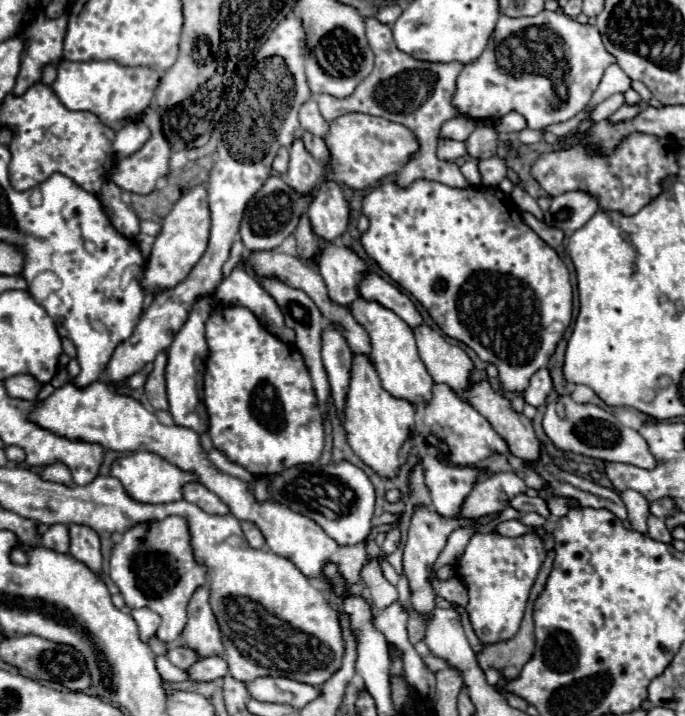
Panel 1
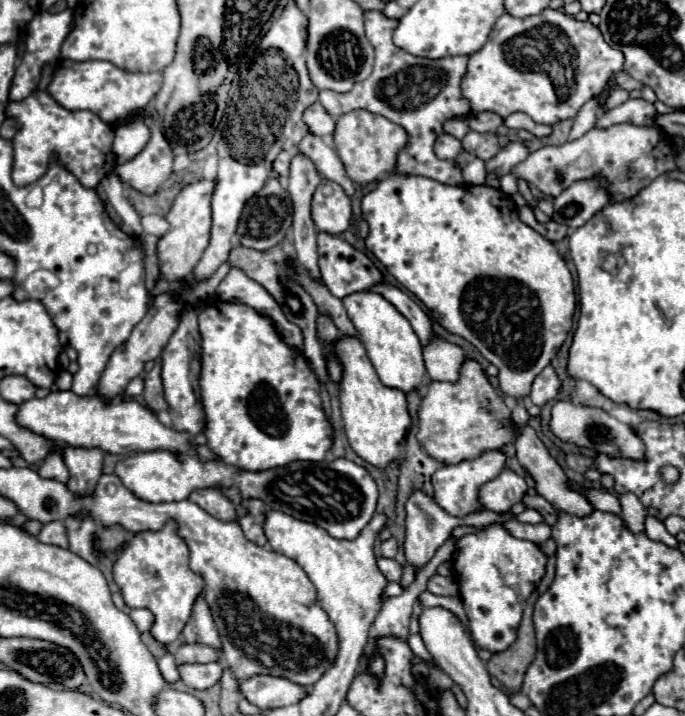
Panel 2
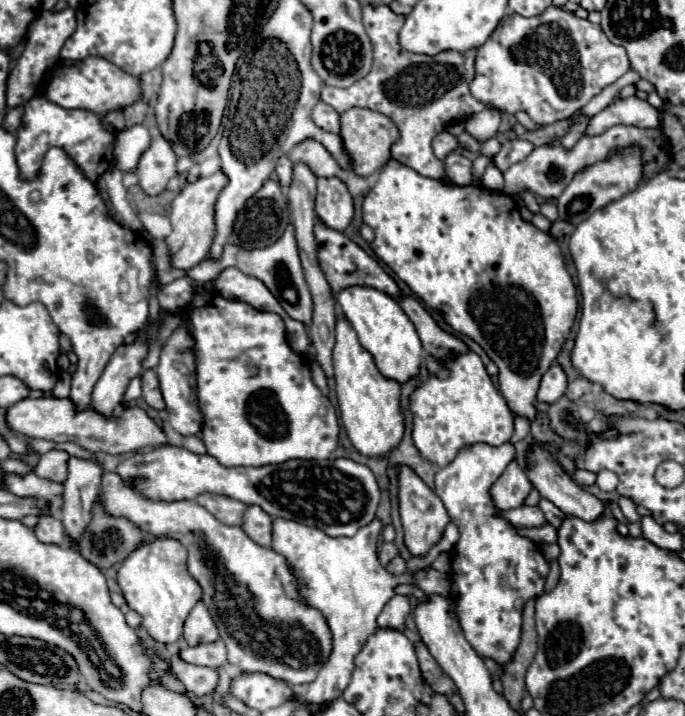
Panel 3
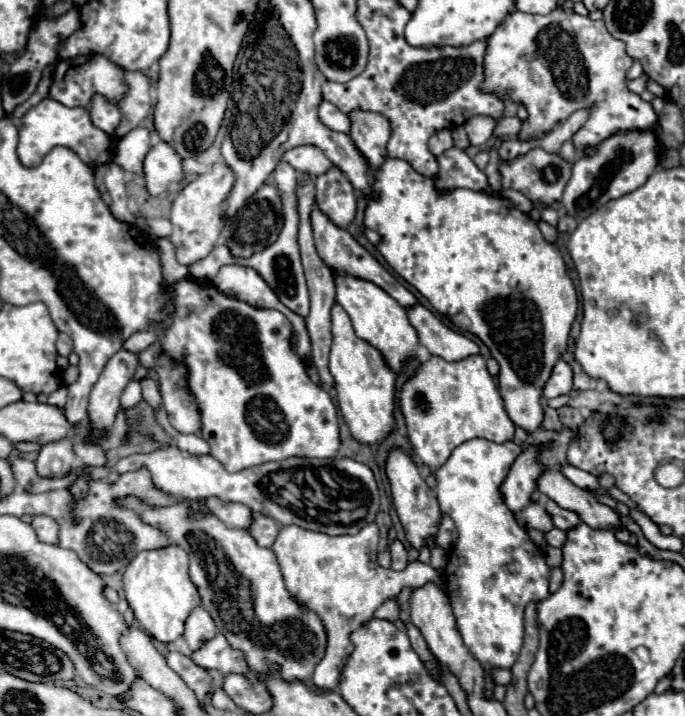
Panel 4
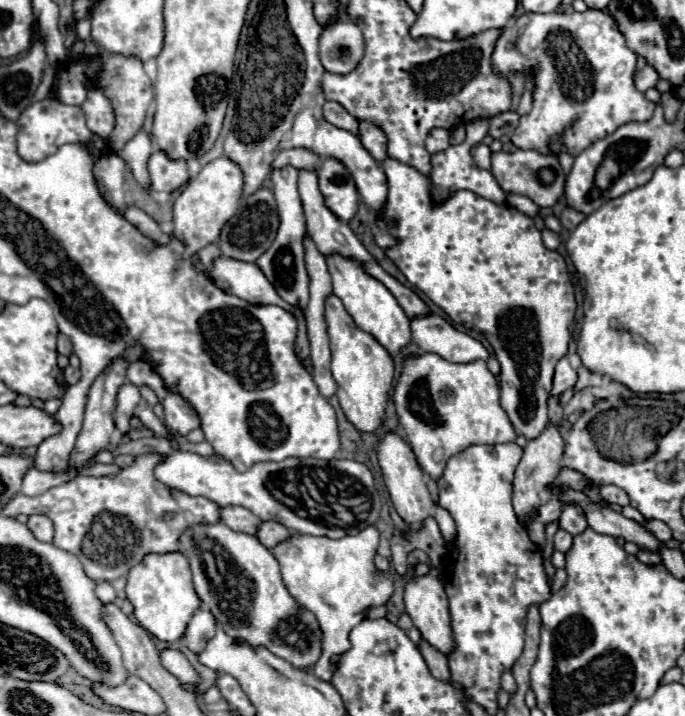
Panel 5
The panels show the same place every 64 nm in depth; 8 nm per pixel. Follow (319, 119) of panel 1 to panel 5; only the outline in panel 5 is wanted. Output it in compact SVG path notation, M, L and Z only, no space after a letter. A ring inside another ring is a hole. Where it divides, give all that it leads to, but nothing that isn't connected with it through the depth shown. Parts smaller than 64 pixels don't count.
M326 102L324 104L324 118L330 122L330 124L334 124L334 126L338 126L338 128L344 128L344 130L348 130L348 132L352 132L352 134L358 134L358 122L348 114L348 110L342 106L342 104L338 104L338 102Z

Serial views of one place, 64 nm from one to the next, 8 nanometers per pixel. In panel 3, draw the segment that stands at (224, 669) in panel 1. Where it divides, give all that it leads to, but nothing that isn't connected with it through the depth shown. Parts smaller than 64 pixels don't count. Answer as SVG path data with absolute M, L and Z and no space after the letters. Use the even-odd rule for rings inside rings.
M174 654L170 658L170 666L172 666L172 672L176 672L180 682L186 686L186 690L192 692L198 698L210 694L216 688L218 672L214 668L204 668L204 666L188 664L178 654Z

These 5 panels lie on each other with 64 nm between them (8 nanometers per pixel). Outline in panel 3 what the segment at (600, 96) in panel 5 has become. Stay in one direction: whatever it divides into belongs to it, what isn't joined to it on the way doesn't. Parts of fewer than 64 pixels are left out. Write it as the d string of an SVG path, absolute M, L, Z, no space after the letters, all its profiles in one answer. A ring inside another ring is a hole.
M550 6L540 16L526 18L510 12L500 20L492 36L478 48L476 78L470 84L470 90L478 100L492 104L496 110L504 110L510 114L524 110L538 126L548 126L574 116L576 110L586 106L606 86L614 84L622 74L626 74L628 68L630 62L626 50L612 44L600 24L592 24L590 20L582 20L572 12ZM638 96L620 99L594 115L590 119L584 135L599 135L618 124L636 126L636 128L658 128L660 112Z

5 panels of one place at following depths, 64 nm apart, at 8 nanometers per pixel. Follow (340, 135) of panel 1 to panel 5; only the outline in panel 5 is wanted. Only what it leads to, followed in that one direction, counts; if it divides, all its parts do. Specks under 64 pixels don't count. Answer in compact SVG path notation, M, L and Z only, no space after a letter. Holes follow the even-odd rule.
M360 122L360 140L362 140L364 148L374 156L374 160L382 162L388 156L386 154L386 136L374 124Z

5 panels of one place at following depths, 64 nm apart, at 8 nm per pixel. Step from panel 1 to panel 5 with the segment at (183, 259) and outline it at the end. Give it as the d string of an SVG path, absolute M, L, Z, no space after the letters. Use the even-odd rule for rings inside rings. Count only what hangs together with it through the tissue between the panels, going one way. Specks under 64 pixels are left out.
M222 156L208 162L202 172L184 186L182 194L174 202L174 236L184 242L184 256L192 256L218 240L222 226L234 216L242 200L242 184L244 180L238 164L228 156Z

